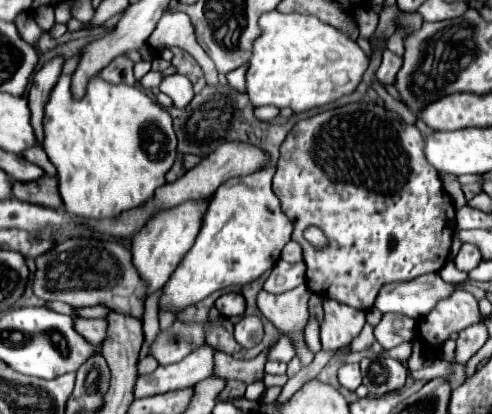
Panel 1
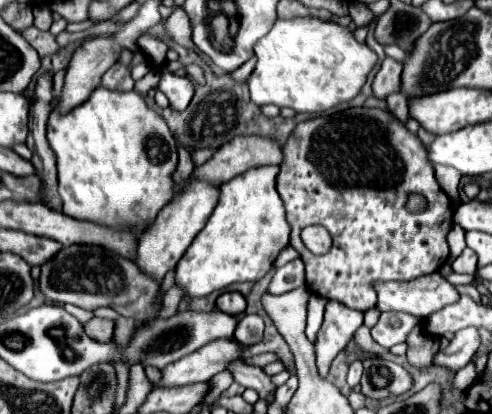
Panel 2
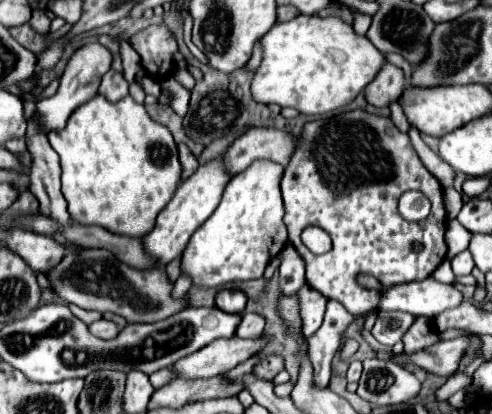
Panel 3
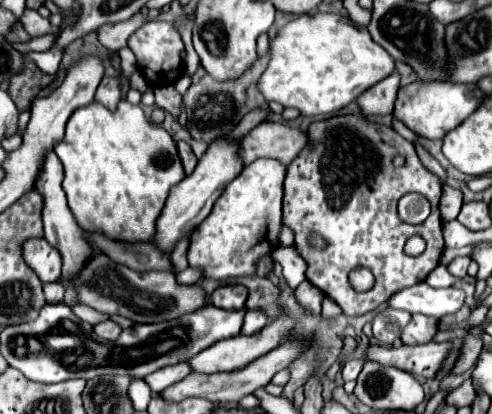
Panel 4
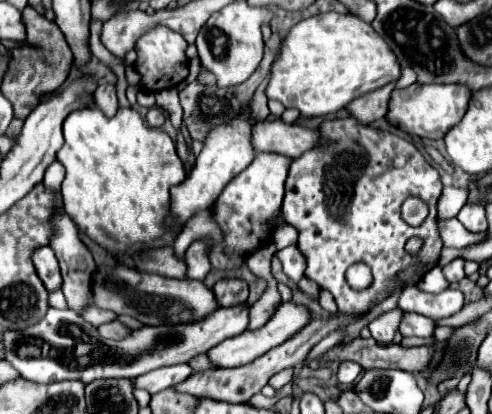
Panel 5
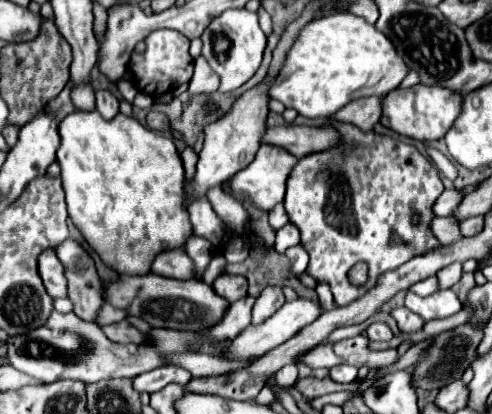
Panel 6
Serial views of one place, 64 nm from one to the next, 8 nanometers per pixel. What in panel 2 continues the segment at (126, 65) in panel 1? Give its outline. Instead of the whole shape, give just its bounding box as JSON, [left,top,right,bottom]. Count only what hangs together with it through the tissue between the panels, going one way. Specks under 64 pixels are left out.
[102,62,134,90]

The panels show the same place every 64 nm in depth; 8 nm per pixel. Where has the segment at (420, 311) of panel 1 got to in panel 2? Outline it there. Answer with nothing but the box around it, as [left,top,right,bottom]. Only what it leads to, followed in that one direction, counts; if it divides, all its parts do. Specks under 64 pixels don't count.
[376,272,458,320]

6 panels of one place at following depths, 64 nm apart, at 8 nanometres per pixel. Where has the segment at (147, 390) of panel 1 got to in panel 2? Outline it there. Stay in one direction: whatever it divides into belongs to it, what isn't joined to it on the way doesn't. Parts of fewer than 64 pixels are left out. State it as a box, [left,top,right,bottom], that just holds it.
[152,338,240,388]

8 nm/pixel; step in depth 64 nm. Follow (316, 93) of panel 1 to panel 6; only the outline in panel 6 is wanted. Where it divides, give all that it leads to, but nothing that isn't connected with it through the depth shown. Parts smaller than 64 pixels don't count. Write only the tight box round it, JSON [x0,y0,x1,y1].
[270,12,406,118]

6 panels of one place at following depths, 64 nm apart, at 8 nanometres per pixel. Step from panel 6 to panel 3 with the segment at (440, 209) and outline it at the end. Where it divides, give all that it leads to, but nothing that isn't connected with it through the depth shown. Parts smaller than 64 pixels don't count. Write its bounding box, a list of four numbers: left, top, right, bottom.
[444,188,462,218]

